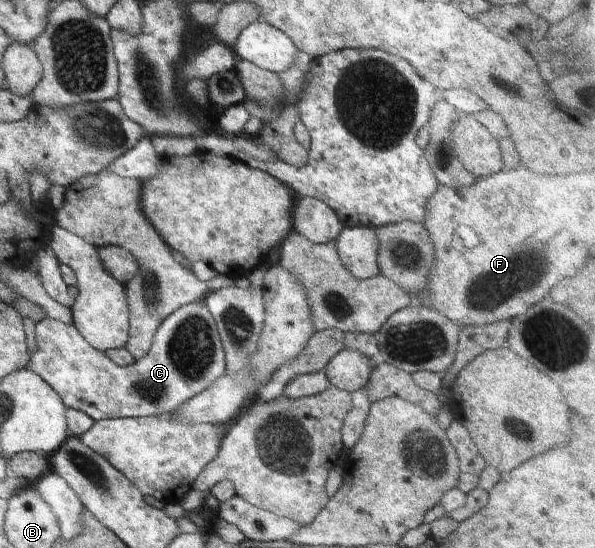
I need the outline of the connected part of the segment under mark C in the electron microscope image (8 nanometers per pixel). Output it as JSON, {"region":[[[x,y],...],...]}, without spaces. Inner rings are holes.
{"region":[[[203,300],[181,306],[166,317],[157,328],[147,355],[124,368],[115,365],[105,352],[89,345],[72,323],[63,324],[51,318],[37,322],[36,342],[37,349],[31,353],[29,369],[57,392],[67,408],[82,411],[95,422],[106,419],[172,415],[192,397],[209,389],[217,378],[225,374],[226,370],[222,338]]]}

